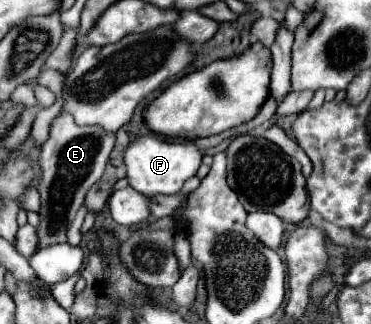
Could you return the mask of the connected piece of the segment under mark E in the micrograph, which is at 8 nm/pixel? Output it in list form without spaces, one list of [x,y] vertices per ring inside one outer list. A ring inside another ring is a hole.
[[[61,113],[51,123],[51,133],[47,143],[39,151],[39,167],[41,167],[41,183],[37,185],[41,195],[39,217],[41,223],[37,227],[39,249],[67,243],[67,229],[85,201],[85,193],[97,183],[105,171],[109,155],[113,151],[115,137],[109,137],[103,129],[97,127],[79,127],[75,125],[69,113]]]

